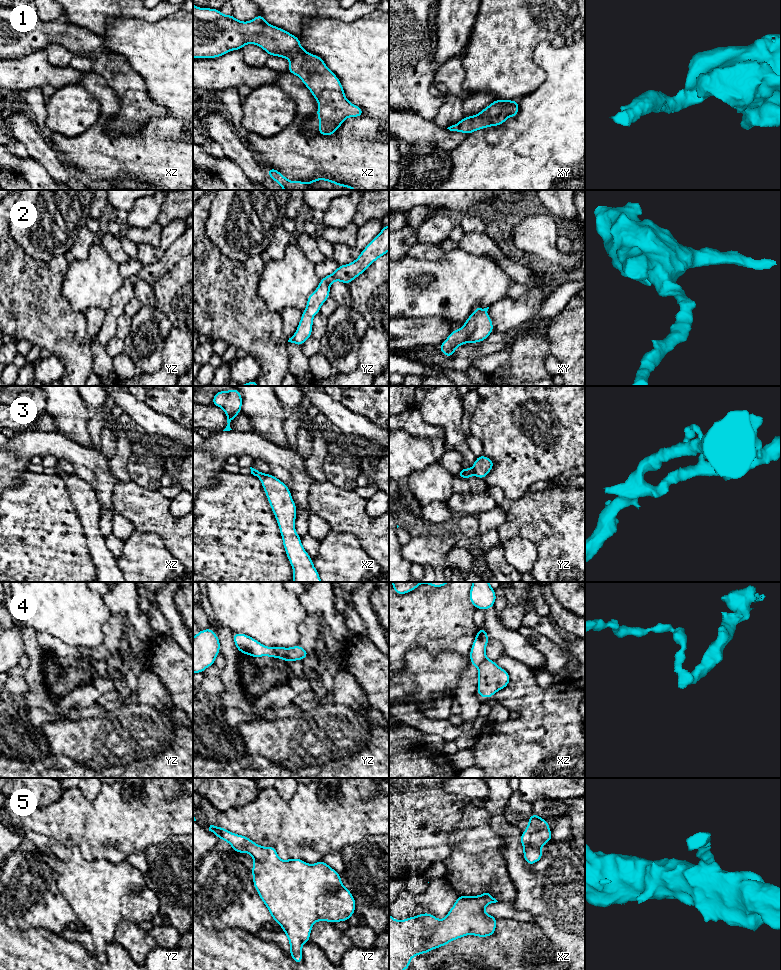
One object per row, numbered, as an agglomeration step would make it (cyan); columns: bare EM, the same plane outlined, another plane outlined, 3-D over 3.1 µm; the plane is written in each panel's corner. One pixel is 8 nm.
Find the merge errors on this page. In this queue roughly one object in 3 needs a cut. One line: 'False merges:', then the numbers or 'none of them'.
False merges: 4

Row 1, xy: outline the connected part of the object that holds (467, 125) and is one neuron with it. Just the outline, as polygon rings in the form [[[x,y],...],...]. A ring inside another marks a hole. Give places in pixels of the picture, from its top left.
[[[494,100],[476,115],[463,117],[461,121],[447,129],[454,132],[463,132],[467,135],[476,130],[490,126],[504,124],[508,117],[516,117],[519,112],[519,103],[516,100]]]

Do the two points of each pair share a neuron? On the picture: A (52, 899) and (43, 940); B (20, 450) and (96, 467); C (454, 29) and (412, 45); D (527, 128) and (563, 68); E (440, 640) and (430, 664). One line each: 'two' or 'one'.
A: two
B: one
C: two
D: one
E: two

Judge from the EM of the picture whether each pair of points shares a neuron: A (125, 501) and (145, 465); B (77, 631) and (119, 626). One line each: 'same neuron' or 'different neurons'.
A: different neurons
B: different neurons

